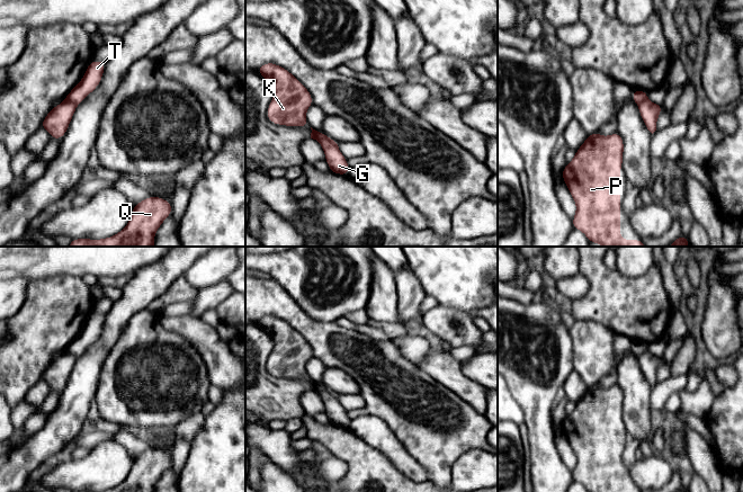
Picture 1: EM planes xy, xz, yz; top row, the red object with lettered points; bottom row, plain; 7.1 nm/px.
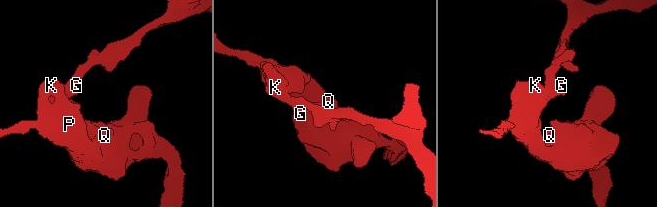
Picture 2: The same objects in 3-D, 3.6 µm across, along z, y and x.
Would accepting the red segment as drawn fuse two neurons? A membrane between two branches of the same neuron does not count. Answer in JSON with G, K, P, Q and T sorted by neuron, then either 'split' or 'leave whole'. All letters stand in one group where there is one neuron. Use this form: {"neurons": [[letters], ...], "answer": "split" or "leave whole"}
{"neurons": [["G", "K", "P", "Q"], ["T"]], "answer": "split"}

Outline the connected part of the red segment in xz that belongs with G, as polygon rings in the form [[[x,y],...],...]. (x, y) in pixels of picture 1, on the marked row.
[[[312,129],[311,138],[316,140],[323,147],[325,154],[325,161],[329,164],[331,172],[348,176],[350,167],[347,163],[347,159],[340,152],[338,146],[325,138],[320,132]]]

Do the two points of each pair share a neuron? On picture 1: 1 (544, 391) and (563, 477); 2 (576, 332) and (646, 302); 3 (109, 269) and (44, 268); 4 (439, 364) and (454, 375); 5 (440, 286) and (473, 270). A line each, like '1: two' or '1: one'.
1: one
2: two
3: one
4: one
5: one

